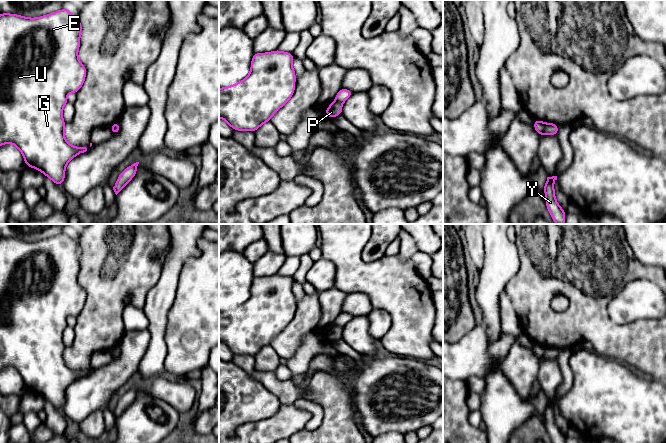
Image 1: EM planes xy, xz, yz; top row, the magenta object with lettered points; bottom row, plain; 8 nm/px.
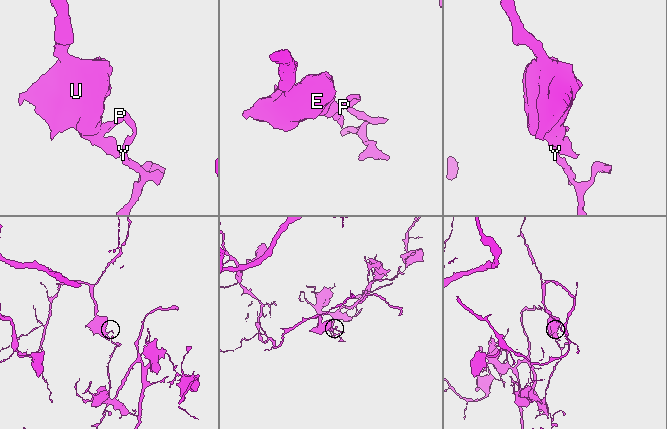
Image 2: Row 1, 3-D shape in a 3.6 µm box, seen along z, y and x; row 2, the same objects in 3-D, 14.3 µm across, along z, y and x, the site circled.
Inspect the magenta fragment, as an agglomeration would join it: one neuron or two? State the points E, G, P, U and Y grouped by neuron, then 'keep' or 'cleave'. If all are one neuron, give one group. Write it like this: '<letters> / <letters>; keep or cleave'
E G P U / Y; cleave

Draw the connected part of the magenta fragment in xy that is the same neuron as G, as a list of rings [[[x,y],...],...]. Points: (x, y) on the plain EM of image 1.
[[[68,232],[38,242],[0,237],[0,370],[14,368],[22,377],[26,390],[33,391],[61,410],[65,403],[66,388],[86,371],[70,369],[64,360],[62,336],[67,319],[77,317],[82,311],[86,292],[77,277],[82,251],[78,241]]]

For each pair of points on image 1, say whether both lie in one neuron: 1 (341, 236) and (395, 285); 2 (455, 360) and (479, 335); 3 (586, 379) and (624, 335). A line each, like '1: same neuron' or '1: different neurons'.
1: same neuron
2: same neuron
3: different neurons

